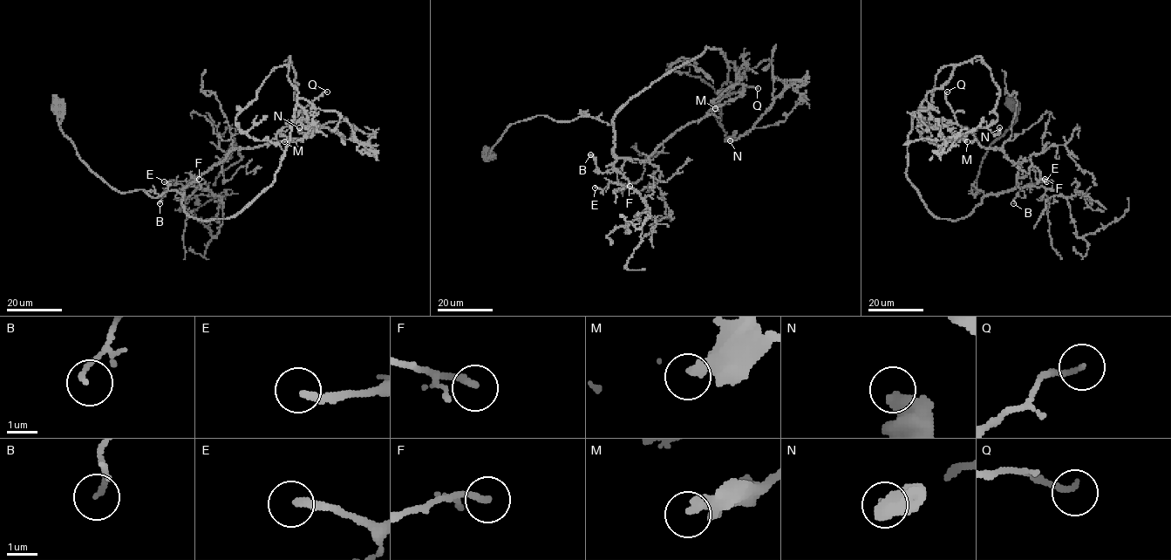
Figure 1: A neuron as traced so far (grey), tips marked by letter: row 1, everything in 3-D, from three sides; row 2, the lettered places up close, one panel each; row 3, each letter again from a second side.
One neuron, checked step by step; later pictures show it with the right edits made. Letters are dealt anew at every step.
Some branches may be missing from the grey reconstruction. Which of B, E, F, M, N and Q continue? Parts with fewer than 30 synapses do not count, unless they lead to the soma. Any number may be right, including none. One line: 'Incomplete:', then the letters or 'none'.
Incomplete: E

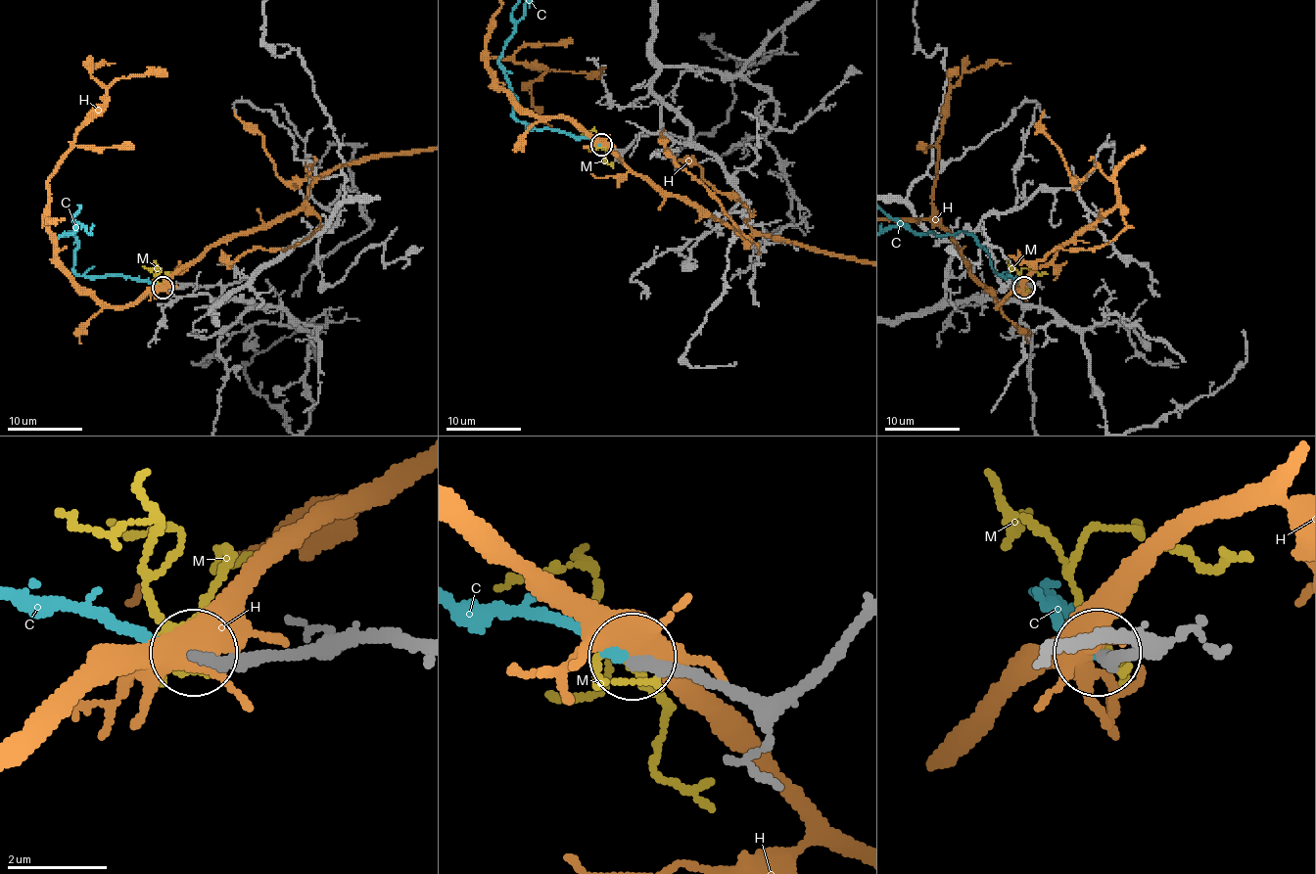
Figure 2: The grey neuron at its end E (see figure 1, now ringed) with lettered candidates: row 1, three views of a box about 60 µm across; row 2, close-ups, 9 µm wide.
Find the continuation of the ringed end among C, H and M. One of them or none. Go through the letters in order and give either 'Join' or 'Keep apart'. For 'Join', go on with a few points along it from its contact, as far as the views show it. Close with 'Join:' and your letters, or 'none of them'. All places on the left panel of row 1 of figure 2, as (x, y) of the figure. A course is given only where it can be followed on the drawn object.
C: Join
H: Keep apart
M: Keep apart
Join: C

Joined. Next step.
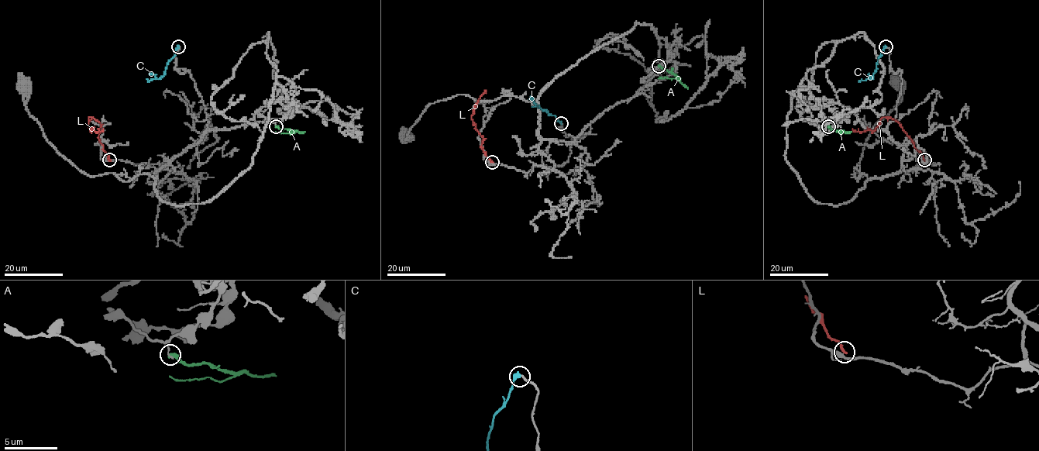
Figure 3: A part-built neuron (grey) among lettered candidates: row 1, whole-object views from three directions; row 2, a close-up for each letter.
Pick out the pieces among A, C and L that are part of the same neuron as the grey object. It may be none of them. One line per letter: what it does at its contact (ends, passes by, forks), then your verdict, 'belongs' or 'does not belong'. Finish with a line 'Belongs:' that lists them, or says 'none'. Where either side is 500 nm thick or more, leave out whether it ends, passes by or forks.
A: it ends there; does not belong
C: it ends there; belongs
L: it ends there; does not belong
Belongs: C

